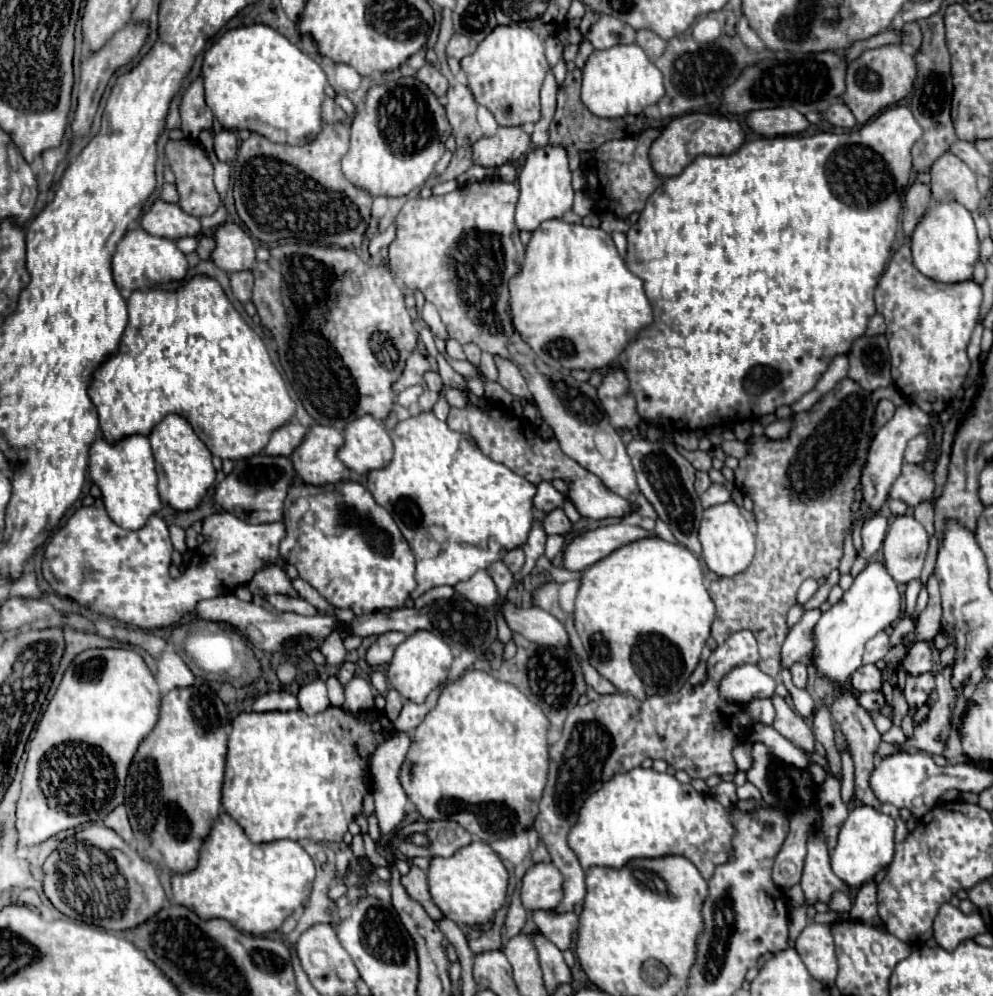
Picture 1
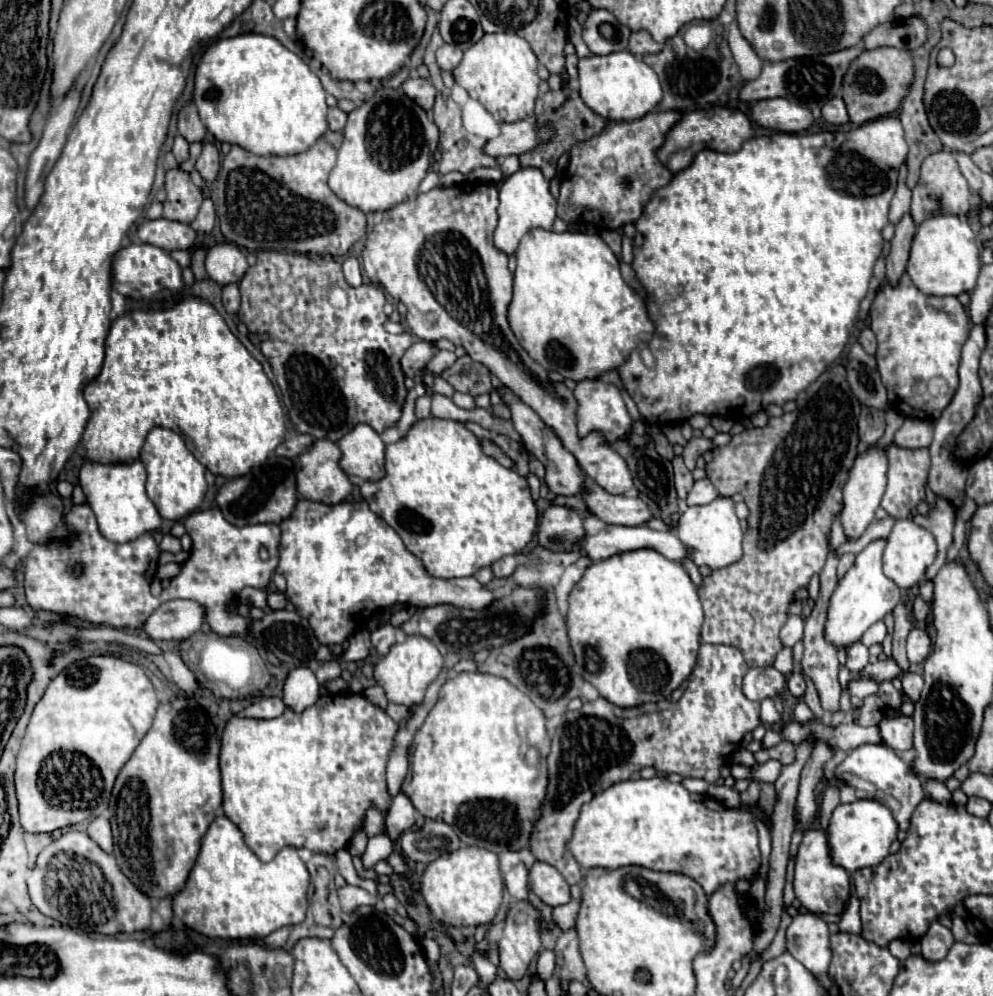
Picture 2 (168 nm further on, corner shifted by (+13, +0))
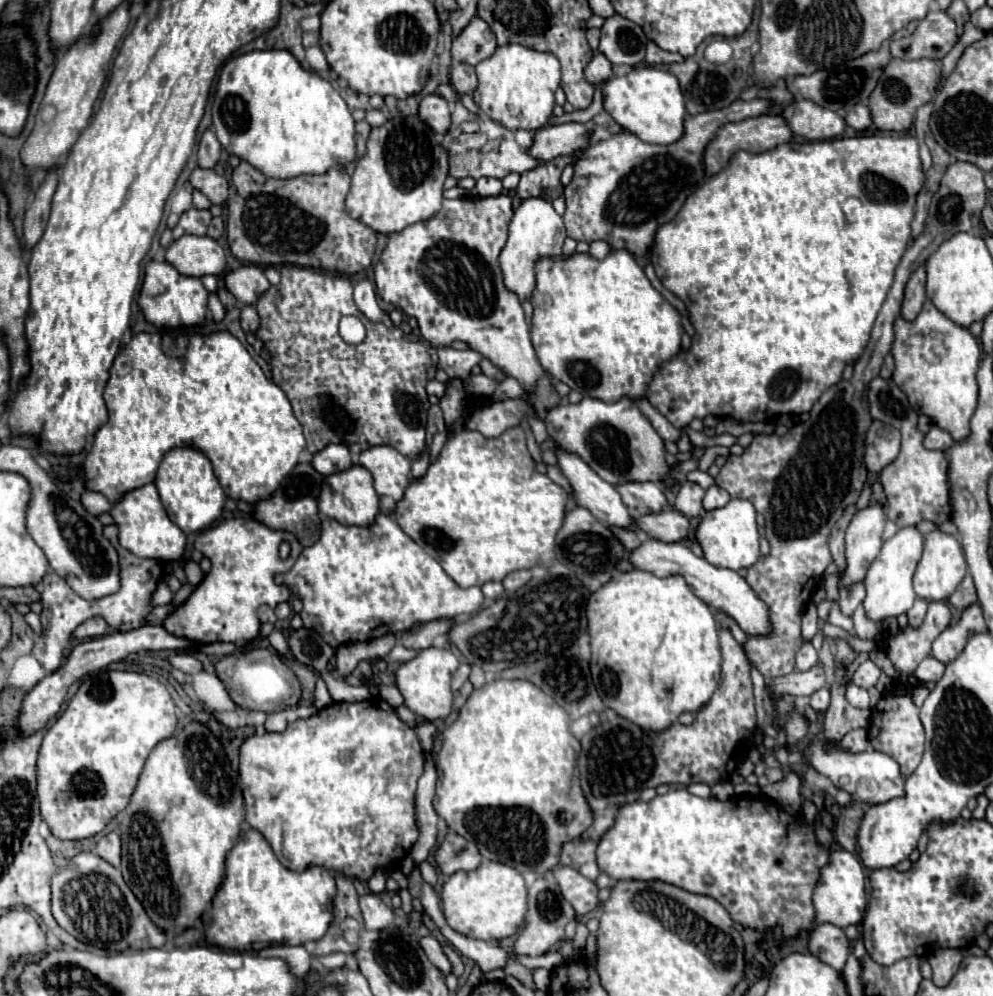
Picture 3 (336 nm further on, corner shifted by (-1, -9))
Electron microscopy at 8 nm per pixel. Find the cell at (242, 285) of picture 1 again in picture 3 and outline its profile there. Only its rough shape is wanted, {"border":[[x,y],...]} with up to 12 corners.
{"border":[[253,306],[241,308],[245,332],[259,328],[259,314]]}

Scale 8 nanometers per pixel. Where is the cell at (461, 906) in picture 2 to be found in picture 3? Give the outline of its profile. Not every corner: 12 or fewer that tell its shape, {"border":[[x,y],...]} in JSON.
{"border":[[501,862],[455,872],[447,924],[469,938],[513,936],[527,914],[523,876]]}

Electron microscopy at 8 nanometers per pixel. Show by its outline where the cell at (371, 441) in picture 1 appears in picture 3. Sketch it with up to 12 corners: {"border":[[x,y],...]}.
{"border":[[373,446],[359,464],[379,496],[401,500],[411,462],[391,446]]}

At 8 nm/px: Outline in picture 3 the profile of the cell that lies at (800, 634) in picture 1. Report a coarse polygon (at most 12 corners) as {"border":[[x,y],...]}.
{"border":[[817,606],[803,612],[803,640],[811,640],[817,626]]}

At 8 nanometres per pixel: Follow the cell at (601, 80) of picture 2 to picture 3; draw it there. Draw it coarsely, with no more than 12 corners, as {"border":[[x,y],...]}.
{"border":[[659,68],[609,78],[605,110],[643,142],[685,132],[679,80]]}

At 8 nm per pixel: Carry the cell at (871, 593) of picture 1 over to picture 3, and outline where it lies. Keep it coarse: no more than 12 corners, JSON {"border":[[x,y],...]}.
{"border":[[917,526],[883,542],[865,578],[871,620],[909,612],[923,552]]}

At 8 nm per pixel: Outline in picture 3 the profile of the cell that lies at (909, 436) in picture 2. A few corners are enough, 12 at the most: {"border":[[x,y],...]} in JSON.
{"border":[[933,426],[927,432],[925,446],[931,450],[947,450],[953,438]]}

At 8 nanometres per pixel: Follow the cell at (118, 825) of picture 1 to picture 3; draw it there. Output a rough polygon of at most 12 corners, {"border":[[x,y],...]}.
{"border":[[115,832],[97,842],[97,854],[119,868],[121,838]]}

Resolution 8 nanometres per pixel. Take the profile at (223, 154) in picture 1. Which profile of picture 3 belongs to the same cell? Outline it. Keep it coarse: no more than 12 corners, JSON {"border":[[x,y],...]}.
{"border":[[195,168],[191,186],[223,206],[229,184],[213,170]]}

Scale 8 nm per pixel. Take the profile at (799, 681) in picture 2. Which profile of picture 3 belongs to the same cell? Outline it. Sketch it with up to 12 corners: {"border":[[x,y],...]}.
{"border":[[829,690],[811,694],[811,706],[817,712],[829,708]]}

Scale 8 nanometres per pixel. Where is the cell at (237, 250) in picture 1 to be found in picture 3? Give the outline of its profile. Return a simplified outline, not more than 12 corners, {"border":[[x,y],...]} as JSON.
{"border":[[241,266],[225,276],[227,290],[253,306],[269,290],[259,266]]}

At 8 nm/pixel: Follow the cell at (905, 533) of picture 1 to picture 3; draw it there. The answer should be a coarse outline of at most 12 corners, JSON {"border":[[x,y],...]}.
{"border":[[925,534],[913,576],[919,598],[947,600],[967,574],[959,540]]}

